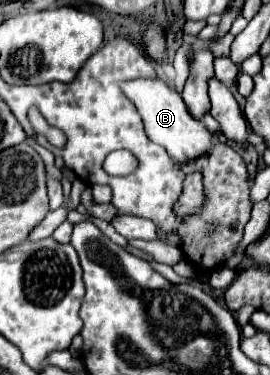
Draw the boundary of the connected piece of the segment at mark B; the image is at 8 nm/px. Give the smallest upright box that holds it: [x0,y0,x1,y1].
[120,79,214,165]

